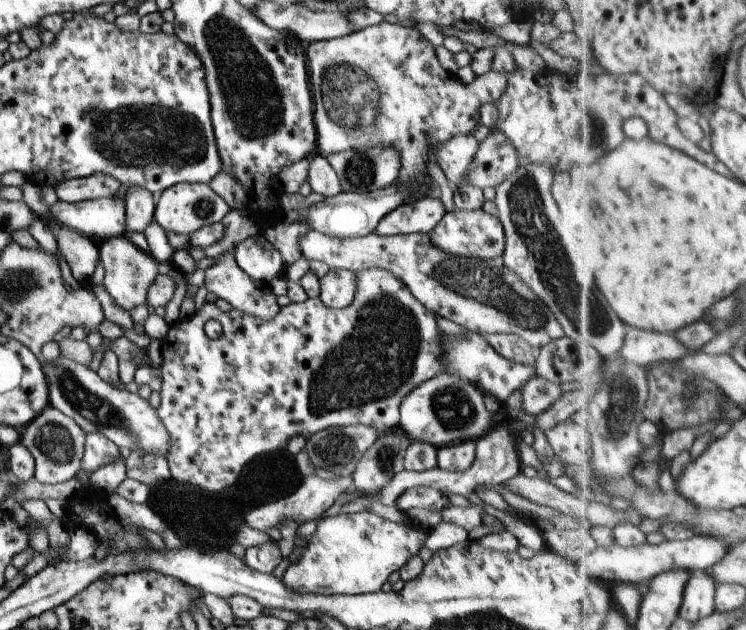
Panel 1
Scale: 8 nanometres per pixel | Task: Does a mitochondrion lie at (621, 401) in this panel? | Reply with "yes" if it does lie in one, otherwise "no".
yes

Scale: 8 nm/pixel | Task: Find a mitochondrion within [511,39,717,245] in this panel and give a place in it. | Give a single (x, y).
(593, 136)

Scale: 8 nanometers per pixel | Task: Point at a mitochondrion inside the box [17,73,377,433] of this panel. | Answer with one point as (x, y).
(190, 148)

